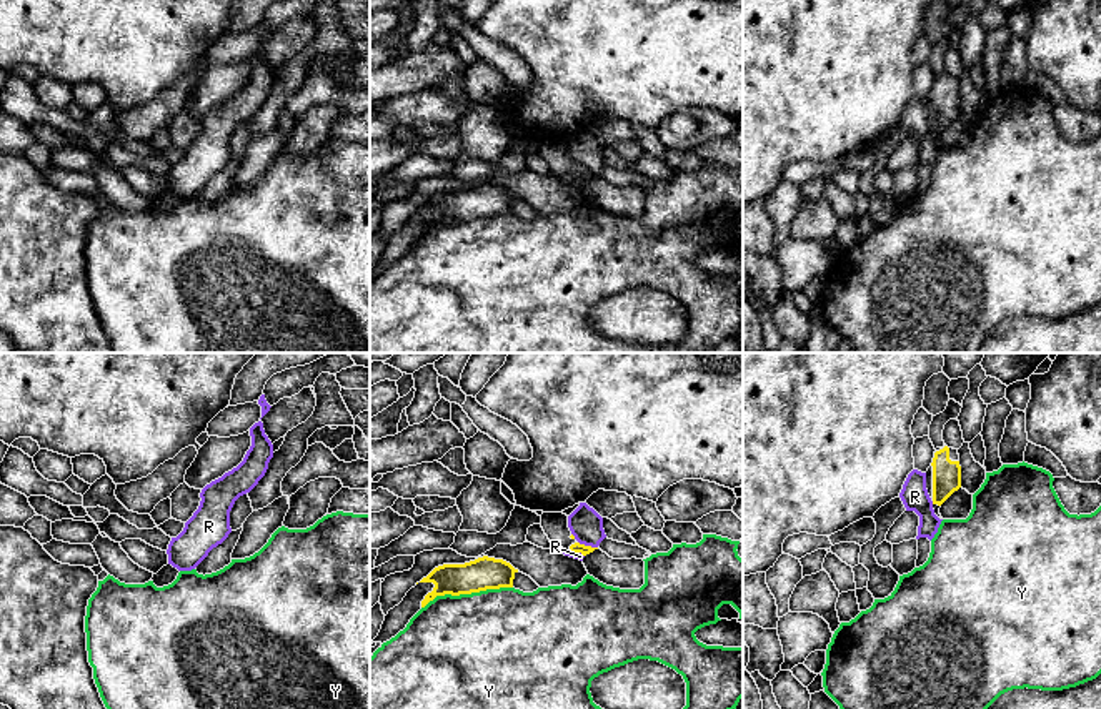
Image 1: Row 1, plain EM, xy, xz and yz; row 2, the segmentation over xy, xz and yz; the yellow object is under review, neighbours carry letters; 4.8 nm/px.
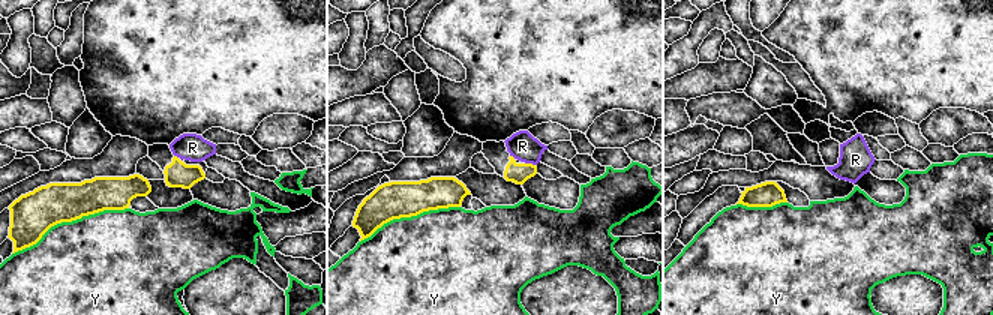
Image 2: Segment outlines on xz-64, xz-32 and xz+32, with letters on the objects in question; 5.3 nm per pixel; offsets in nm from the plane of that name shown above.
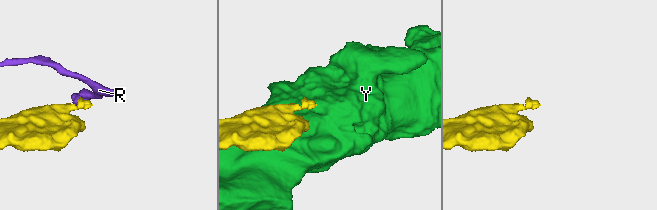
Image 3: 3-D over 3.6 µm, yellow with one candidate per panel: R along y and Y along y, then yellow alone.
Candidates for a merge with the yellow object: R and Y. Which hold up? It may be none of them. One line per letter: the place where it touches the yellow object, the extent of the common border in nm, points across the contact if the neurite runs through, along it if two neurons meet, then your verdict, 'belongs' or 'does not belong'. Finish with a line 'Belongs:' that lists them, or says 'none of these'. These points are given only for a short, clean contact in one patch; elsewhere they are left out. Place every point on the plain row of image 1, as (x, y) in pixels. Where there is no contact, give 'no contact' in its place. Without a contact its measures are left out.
R: xz (588, 173) | 100 nm | along xz (578, 168), (597, 175) | does not belong
Y: xz (467, 220) | 460 nm | does not belong
Belongs: none of these

